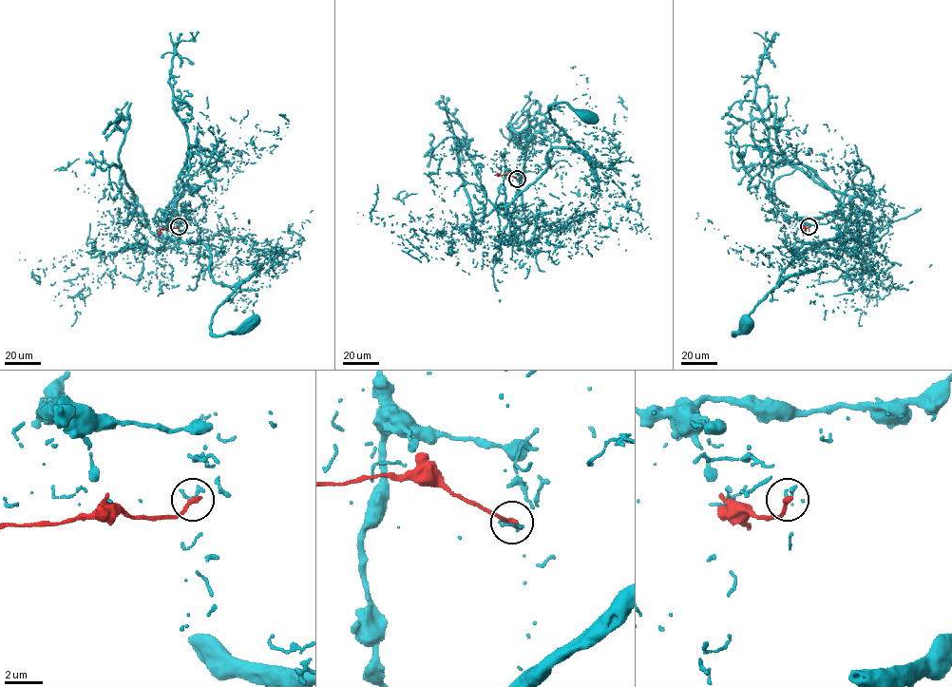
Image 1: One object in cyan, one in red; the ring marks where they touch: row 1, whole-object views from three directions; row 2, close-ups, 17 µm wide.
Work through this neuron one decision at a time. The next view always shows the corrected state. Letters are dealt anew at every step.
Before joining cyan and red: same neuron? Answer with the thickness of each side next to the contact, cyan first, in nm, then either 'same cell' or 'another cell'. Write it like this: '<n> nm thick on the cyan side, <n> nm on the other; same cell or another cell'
200 nm thick on the cyan side, 280 nm on the other; another cell

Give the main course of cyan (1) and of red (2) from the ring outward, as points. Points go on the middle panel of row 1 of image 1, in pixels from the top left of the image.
1: (517, 179), (505, 171), (505, 215), (551, 148), (578, 150), (550, 107), (587, 117)
2: (517, 179), (497, 173)

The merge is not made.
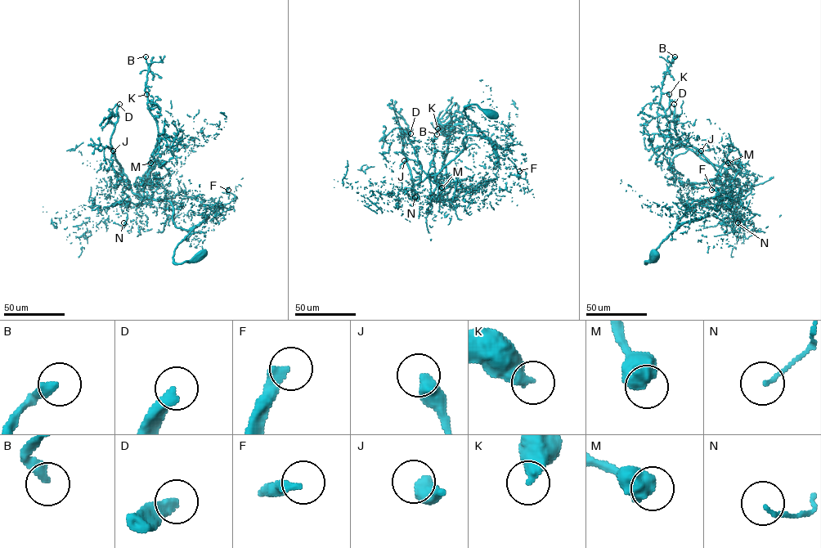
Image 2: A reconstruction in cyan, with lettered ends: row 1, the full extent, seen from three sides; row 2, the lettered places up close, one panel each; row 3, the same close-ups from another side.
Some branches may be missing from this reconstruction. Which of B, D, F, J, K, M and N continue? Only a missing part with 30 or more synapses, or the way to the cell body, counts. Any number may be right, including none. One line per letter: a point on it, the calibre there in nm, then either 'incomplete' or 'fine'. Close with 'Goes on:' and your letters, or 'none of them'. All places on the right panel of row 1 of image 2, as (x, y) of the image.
B: at (675, 56); 320 nm thick; incomplete
D: at (674, 104); 400 nm thick; incomplete
F: at (711, 190); 360 nm thick; incomplete
J: at (701, 150); 500 nm thick; fine
K: at (669, 94); 500 nm thick; fine
M: at (728, 163); 700 nm thick; fine
N: at (738, 222); 120 nm thick; fine
Goes on: B, D, F

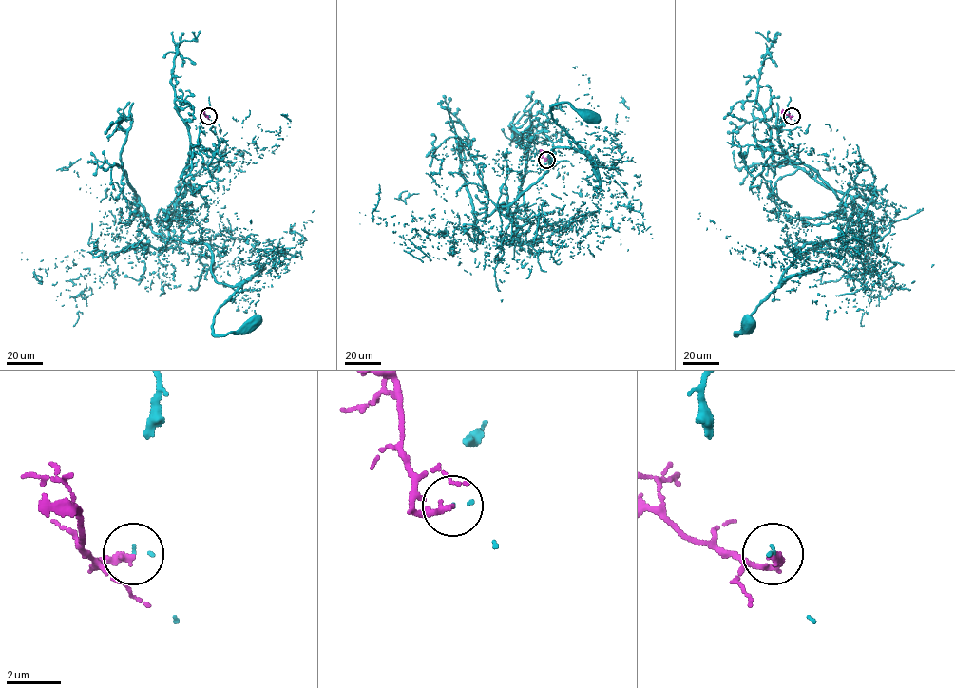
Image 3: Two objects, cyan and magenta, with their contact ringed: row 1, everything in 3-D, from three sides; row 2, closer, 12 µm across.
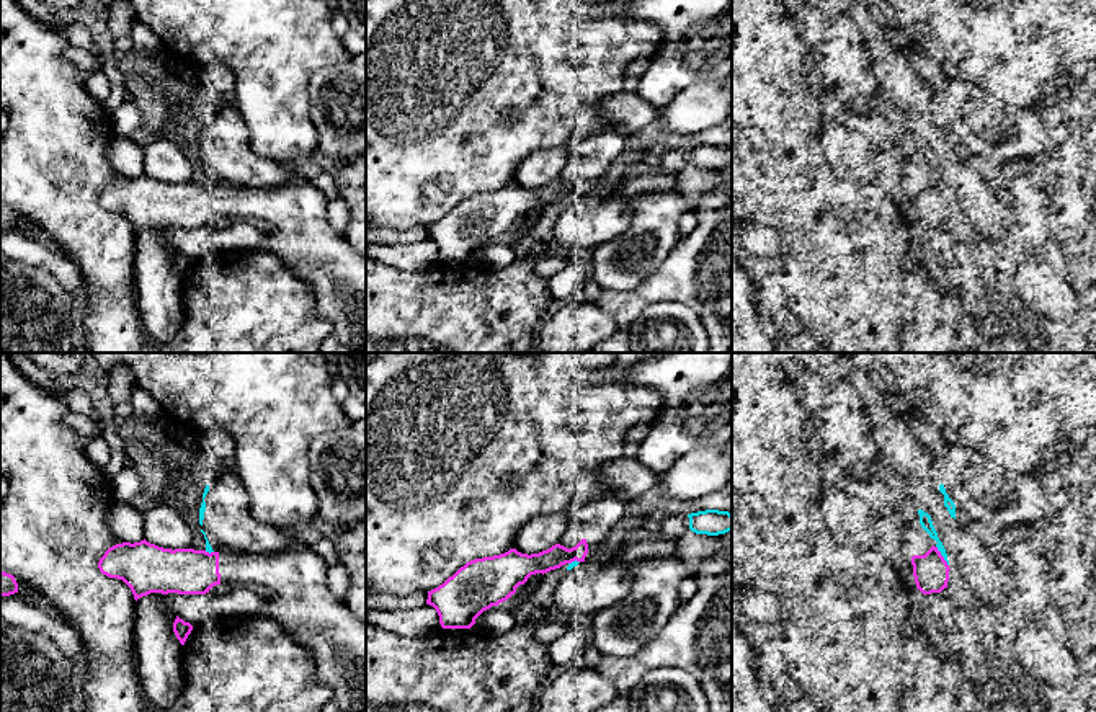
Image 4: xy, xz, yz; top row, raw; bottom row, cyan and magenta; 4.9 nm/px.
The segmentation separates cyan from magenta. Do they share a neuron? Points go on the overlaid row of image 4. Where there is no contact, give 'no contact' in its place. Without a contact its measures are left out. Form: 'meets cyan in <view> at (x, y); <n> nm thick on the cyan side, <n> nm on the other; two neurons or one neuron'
meets cyan in yz at (941, 554); 60 nm thick on the cyan side, 180 nm on the other; two neurons

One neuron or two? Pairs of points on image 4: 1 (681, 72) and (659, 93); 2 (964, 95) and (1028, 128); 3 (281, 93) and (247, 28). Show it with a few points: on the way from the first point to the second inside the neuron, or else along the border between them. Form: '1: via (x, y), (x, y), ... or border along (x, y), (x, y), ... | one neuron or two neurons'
1: via (677, 75), (663, 88) | one neuron
2: via (974, 113), (989, 128), (1010, 129) | one neuron
3: via (273, 77), (273, 54), (263, 44) | one neuron

